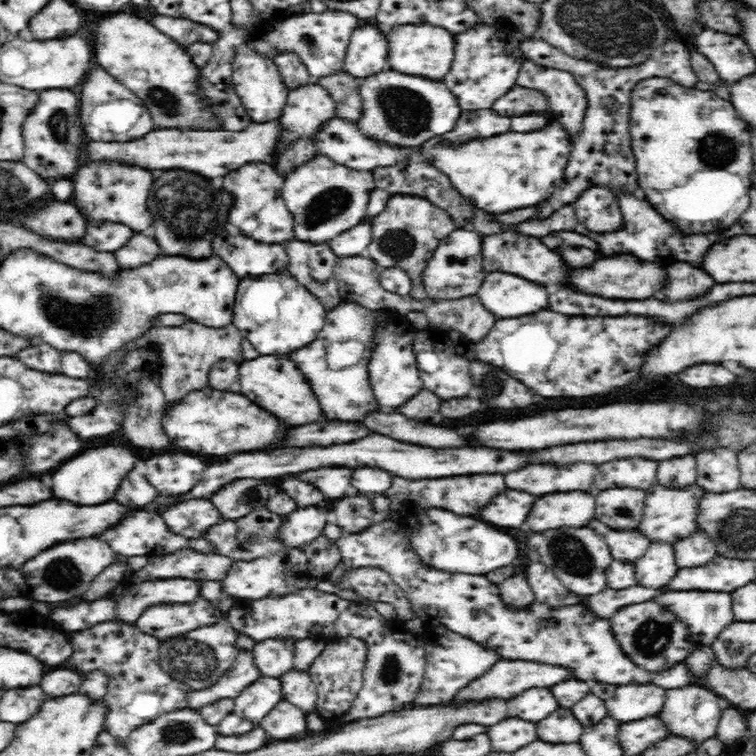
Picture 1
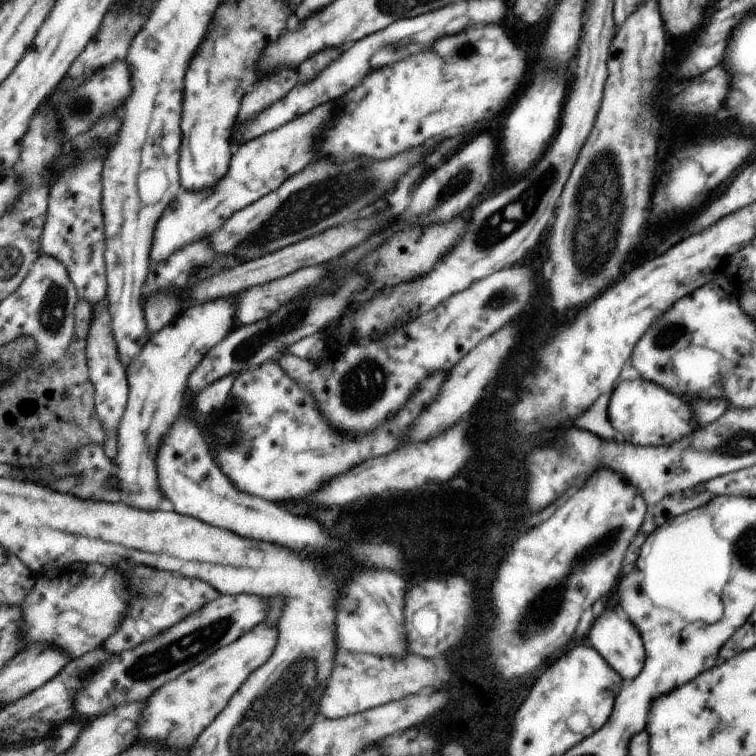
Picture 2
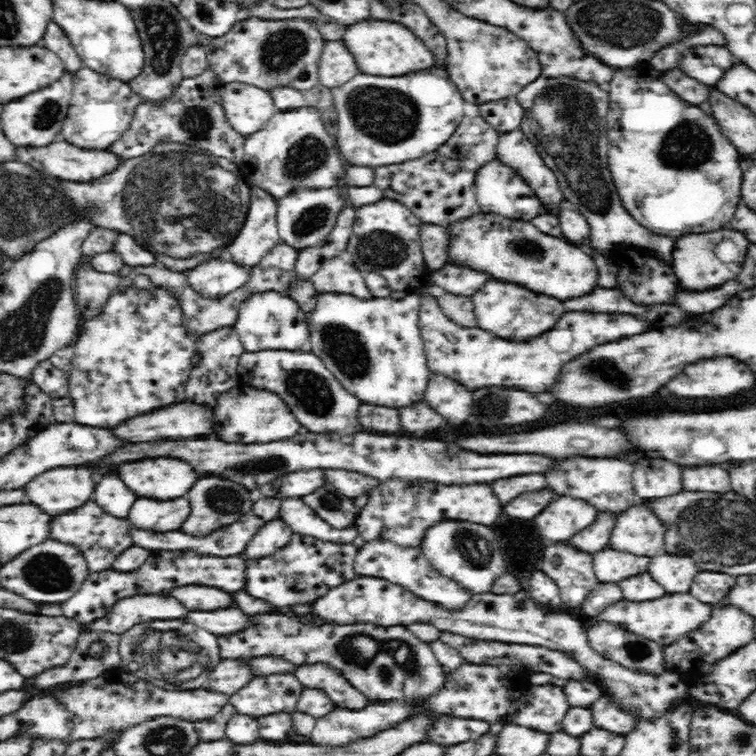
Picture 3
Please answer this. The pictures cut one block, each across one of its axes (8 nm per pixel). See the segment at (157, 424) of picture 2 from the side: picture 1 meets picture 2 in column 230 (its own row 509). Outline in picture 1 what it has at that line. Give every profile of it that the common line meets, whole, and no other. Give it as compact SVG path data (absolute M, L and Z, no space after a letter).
M306 506L298 508L287 518L288 522L280 526L280 535L286 545L300 548L326 532L326 524L330 522L330 508L328 506Z

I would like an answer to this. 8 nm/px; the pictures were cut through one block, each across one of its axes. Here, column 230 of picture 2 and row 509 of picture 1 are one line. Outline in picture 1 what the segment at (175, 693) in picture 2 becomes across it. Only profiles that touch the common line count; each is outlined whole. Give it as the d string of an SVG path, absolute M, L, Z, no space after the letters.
M657 482L647 491L644 520L642 520L642 524L638 528L640 533L646 535L651 541L675 543L699 531L700 504L702 504L702 498L710 493L704 487L700 487L696 483L683 487L673 487Z

